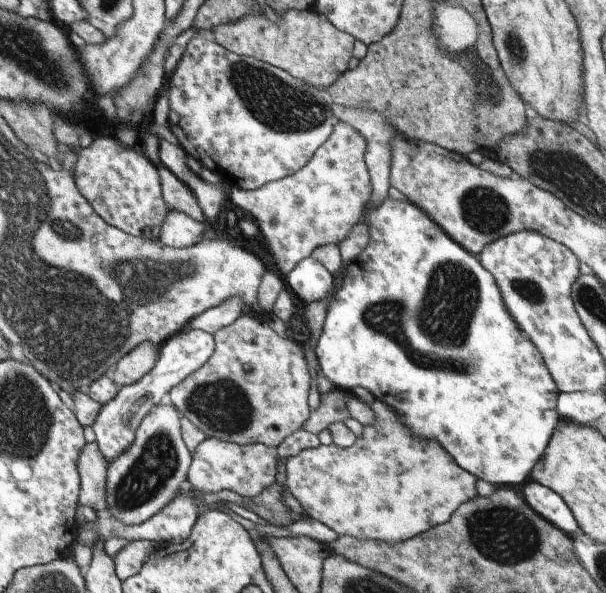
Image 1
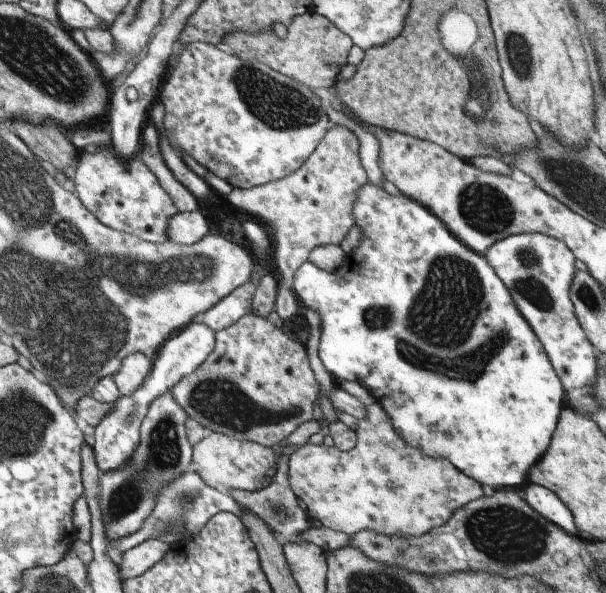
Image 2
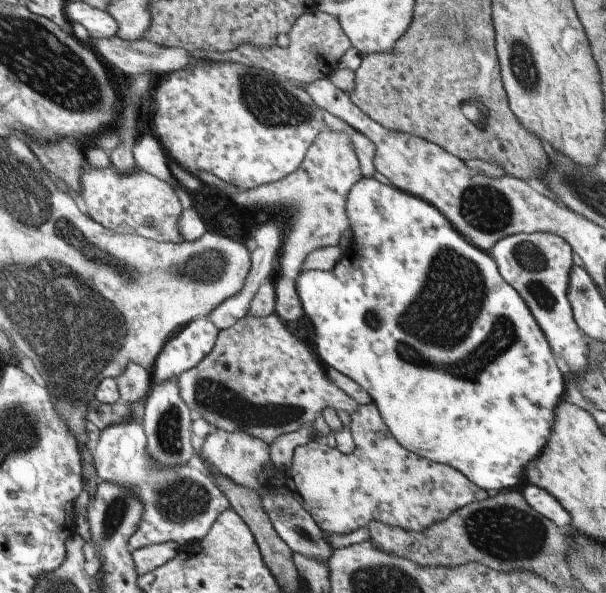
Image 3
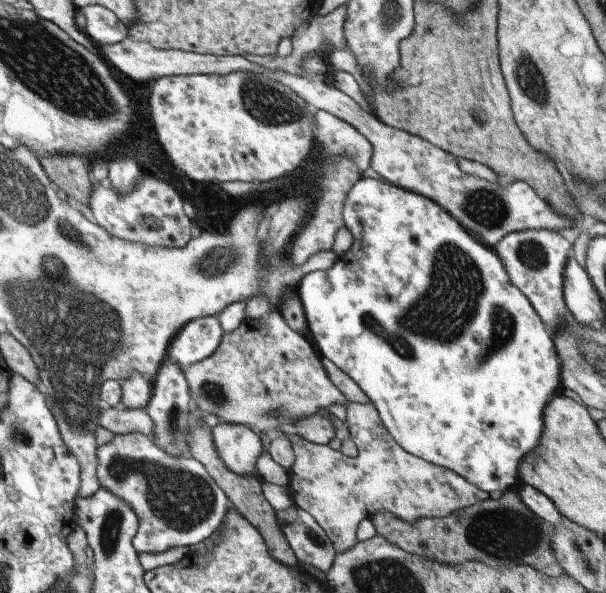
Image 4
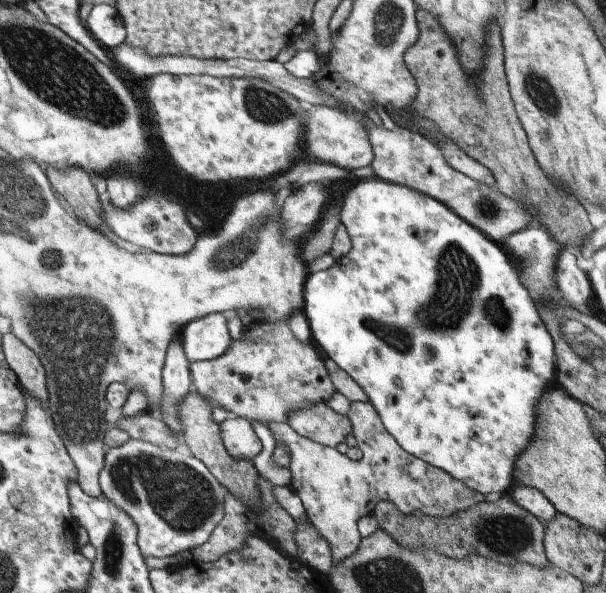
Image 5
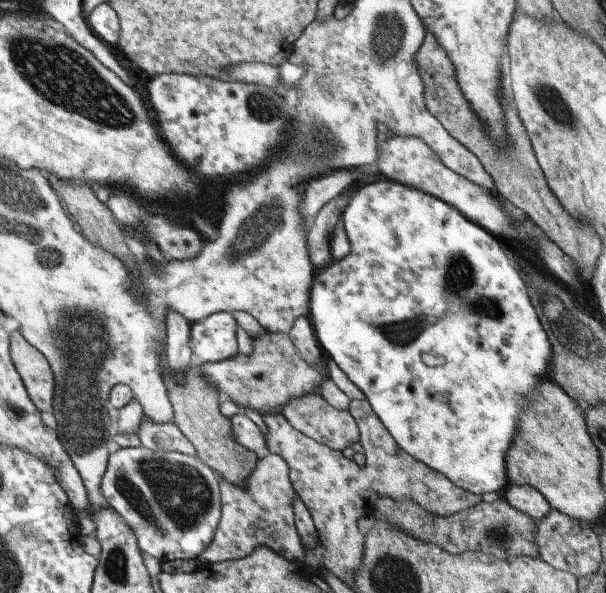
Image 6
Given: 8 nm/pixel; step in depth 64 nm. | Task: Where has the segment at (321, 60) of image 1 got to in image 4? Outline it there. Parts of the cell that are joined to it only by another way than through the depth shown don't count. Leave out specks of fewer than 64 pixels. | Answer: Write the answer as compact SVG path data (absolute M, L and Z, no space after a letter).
M347 3L341 4L327 14L327 16L317 16L313 15L309 18L309 22L303 22L299 28L295 28L295 32L291 35L291 53L289 56L275 56L273 53L271 56L253 56L253 54L245 54L246 59L249 62L255 62L267 70L283 70L287 74L295 74L297 76L303 76L303 70L301 70L301 62L307 54L315 54L319 56L322 60L326 61L329 54L325 52L325 48L329 46L332 51L345 49L345 38L343 38L342 31L342 21L345 18L345 12L347 12Z

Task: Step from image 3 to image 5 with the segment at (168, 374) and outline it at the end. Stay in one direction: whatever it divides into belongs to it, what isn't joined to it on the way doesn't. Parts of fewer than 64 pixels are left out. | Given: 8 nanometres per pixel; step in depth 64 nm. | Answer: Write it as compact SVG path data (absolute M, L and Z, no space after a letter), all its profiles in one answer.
M211 313L188 322L181 331L181 350L189 363L219 358L231 341L223 313Z

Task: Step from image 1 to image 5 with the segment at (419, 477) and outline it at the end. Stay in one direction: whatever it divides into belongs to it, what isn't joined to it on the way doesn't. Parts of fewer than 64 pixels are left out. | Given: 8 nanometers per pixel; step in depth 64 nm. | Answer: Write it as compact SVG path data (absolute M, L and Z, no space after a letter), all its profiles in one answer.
M326 358L323 366L336 392L350 402L346 416L351 422L352 435L361 451L361 458L355 462L335 448L299 436L287 422L269 422L268 429L275 445L287 448L290 474L288 487L299 497L308 519L327 542L334 565L341 564L345 558L355 554L359 539L355 524L359 518L371 515L373 506L379 500L389 502L404 515L419 510L433 517L451 516L458 510L465 510L483 501L482 494L469 490L447 472L429 466L427 462L405 452L384 429L365 392L353 379L331 358Z

